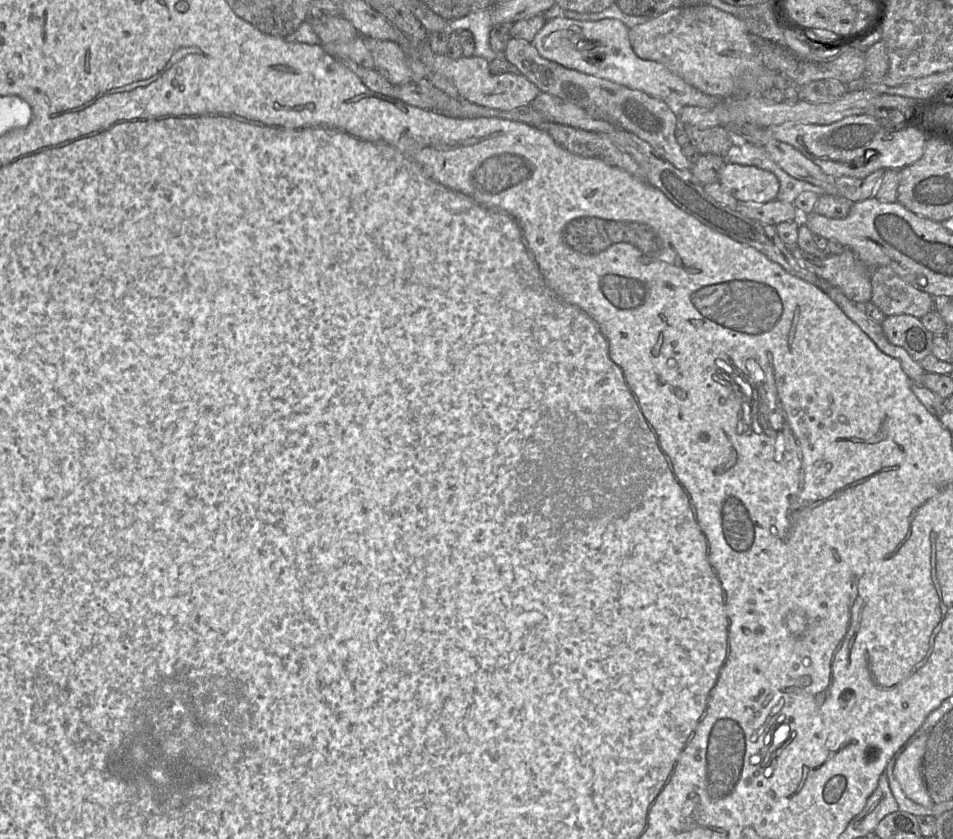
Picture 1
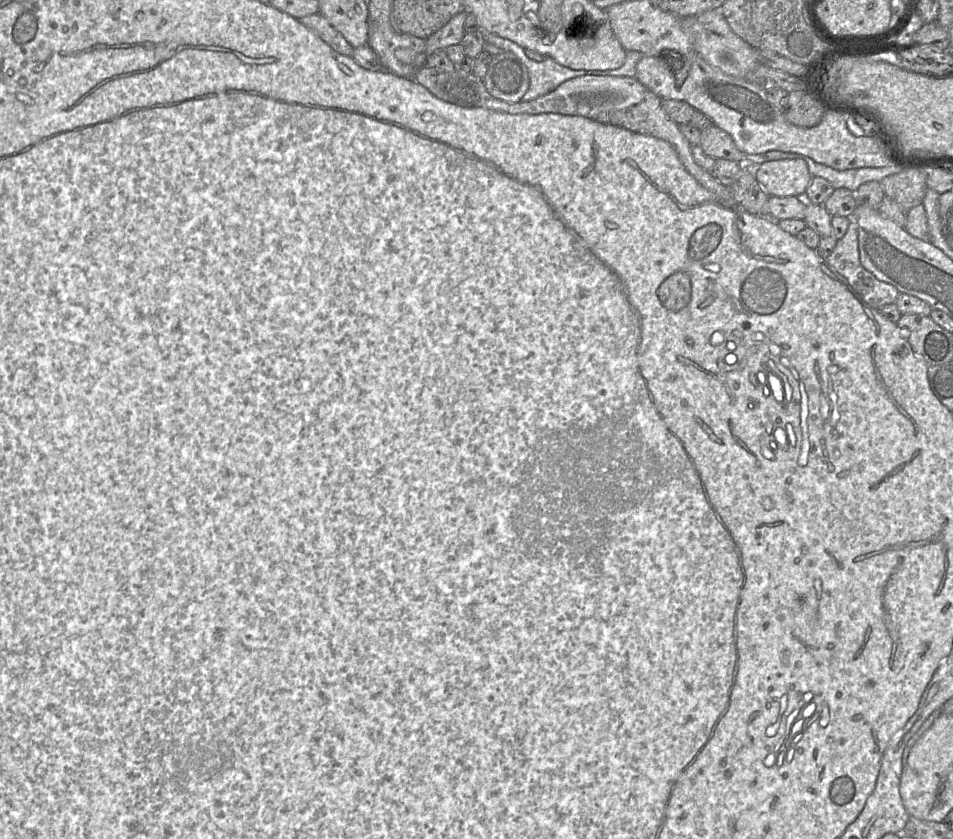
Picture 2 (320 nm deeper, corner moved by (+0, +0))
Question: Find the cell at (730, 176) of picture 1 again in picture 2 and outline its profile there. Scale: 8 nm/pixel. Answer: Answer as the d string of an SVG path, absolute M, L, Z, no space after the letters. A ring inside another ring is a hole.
M798 158L764 162L754 168L754 176L769 196L802 198L813 178L807 163Z

